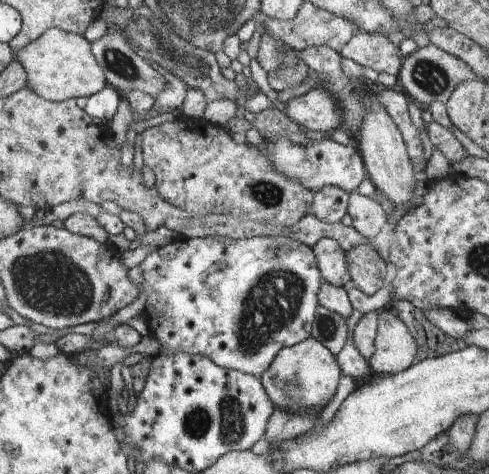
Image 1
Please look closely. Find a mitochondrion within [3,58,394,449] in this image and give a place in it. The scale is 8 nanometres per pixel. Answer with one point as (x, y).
(46, 280)

